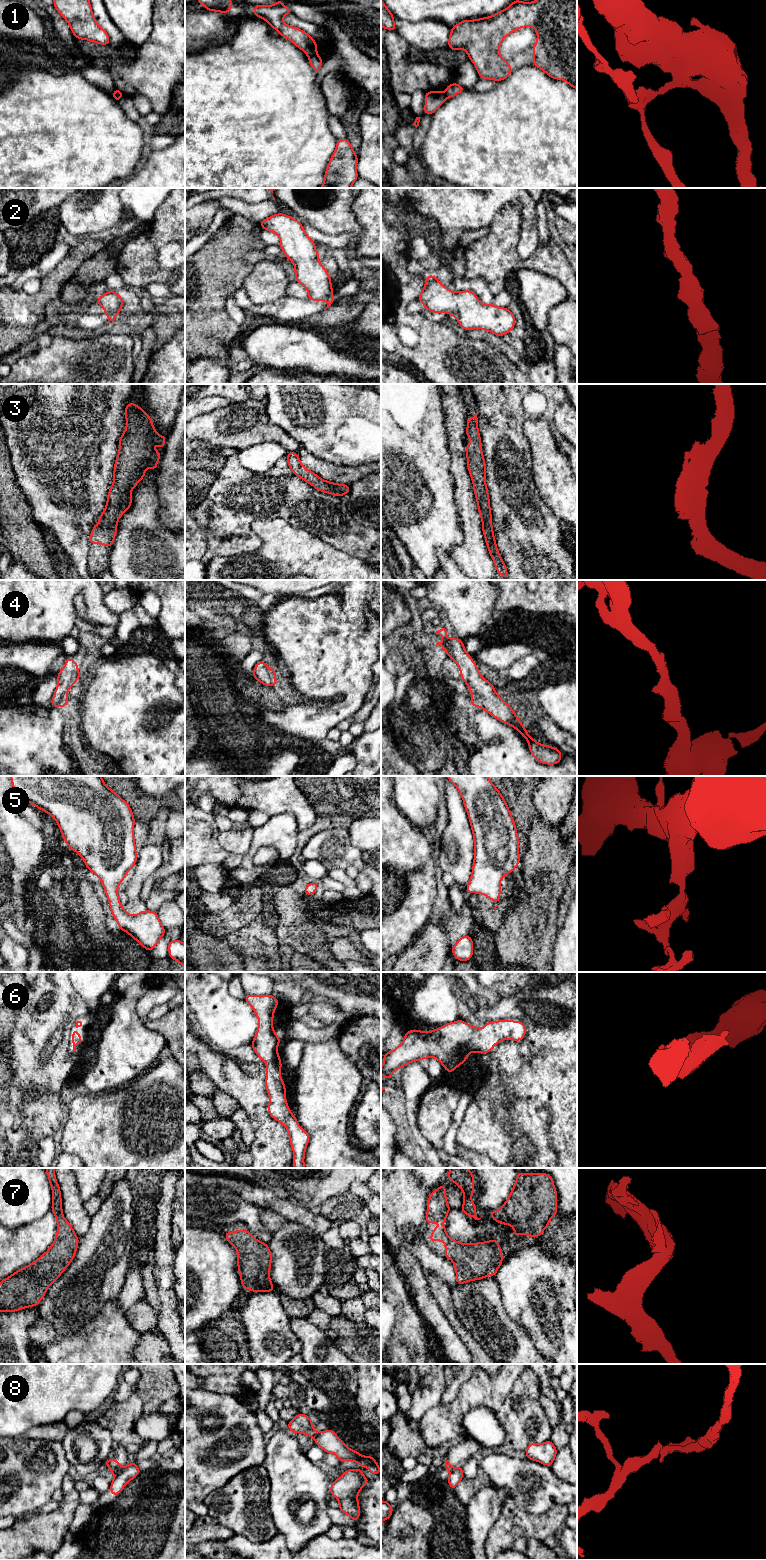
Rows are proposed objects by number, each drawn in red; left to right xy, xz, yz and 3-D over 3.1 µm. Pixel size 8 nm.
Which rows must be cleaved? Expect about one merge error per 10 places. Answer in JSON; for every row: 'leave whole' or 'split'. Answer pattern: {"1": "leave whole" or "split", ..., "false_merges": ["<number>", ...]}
{"1": "split", "2": "leave whole", "3": "leave whole", "4": "leave whole", "5": "leave whole", "6": "leave whole", "7": "leave whole", "8": "split", "false_merges": ["1", "8"]}

